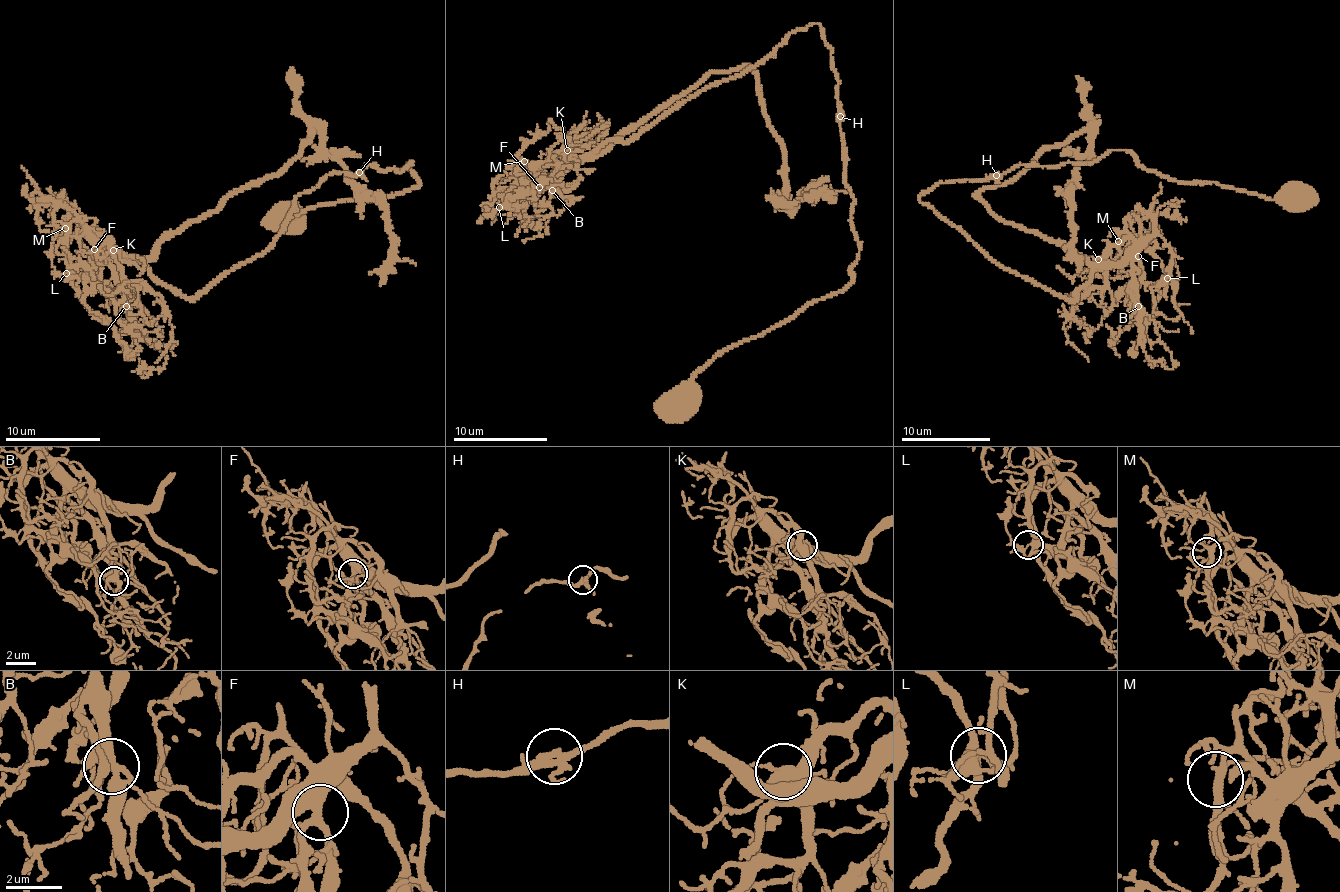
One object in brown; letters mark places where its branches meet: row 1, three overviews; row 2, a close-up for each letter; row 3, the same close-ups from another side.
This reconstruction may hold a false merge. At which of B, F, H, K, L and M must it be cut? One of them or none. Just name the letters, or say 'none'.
none

